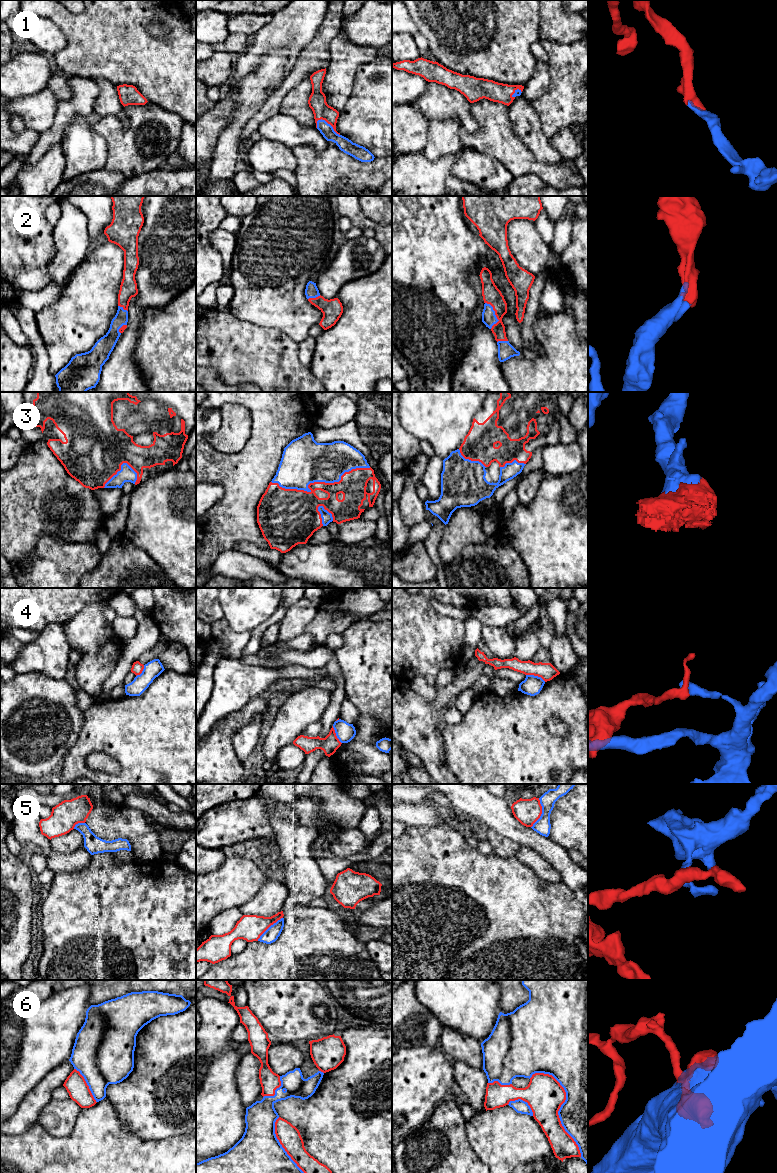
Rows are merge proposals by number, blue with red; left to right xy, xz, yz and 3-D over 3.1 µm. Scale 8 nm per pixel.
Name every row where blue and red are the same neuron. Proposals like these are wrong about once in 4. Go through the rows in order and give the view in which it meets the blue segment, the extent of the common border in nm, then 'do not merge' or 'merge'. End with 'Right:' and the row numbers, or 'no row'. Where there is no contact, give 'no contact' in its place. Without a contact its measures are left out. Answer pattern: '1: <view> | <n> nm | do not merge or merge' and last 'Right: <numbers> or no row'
1: xz | 220 nm | merge
2: yz | 220 nm | merge
3: xz | 800 nm | merge
4: yz | 170 nm | do not merge
5: yz | 240 nm | do not merge
6: yz | 800 nm | merge
Right: 1, 2, 3, 6

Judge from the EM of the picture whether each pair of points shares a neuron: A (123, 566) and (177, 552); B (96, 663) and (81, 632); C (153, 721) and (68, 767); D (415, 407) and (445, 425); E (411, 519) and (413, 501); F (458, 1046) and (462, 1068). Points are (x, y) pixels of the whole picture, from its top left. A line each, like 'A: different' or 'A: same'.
A: different
B: same
C: same
D: same
E: same
F: different

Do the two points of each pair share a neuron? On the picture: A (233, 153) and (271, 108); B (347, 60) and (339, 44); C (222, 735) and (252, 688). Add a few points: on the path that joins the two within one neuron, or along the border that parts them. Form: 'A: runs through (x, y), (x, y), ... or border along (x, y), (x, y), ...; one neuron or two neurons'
A: border along (252, 117), (242, 129), (239, 143); two neurons
B: runs through (344, 56), (341, 48); one neuron
C: border along (258, 697), (252, 697), (242, 707), (217, 721); two neurons

